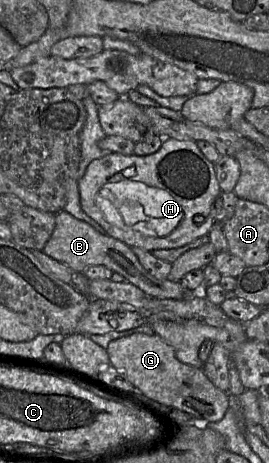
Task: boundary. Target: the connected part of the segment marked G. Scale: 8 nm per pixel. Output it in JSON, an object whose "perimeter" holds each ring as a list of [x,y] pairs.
{"perimeter":[[[134,333],[111,341],[106,348],[110,365],[126,379],[147,399],[165,409],[178,409],[193,417],[208,423],[218,422],[223,419],[231,406],[228,392],[217,388],[204,373],[203,369],[180,362],[173,348],[158,335]]]}

